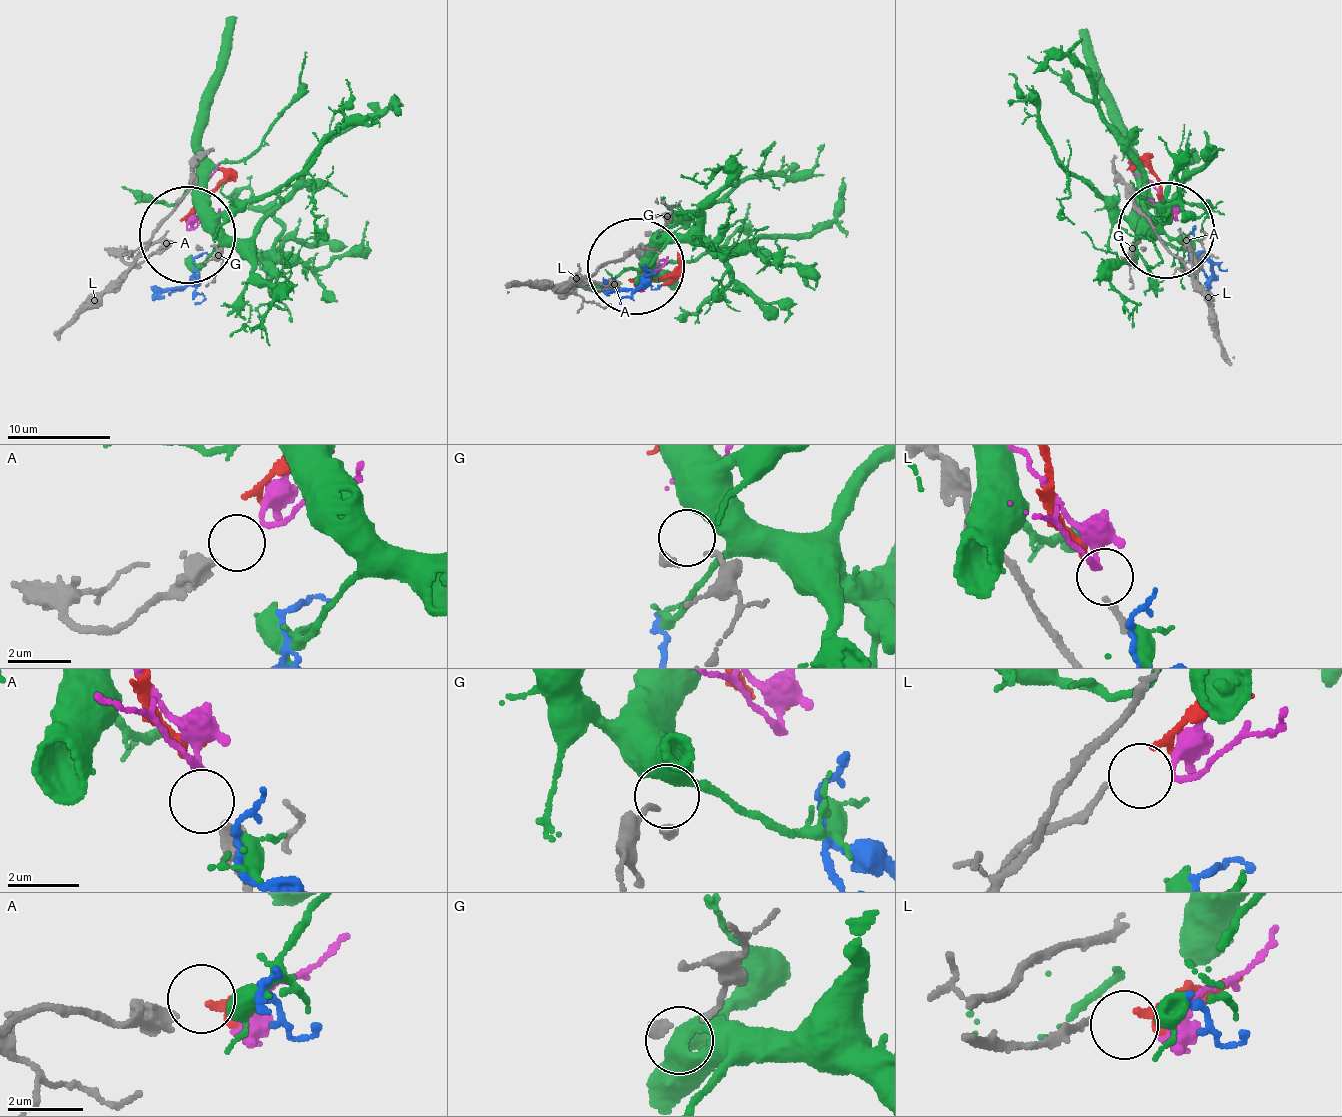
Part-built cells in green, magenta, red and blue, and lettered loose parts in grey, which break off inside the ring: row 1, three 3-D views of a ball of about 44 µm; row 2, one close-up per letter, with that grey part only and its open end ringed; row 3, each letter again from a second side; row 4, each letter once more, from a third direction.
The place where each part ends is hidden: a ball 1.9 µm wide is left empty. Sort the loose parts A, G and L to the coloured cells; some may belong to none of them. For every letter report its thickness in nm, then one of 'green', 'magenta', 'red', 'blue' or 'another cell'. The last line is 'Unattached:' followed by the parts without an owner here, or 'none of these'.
A: 440 nm thick; magenta
G: 280 nm thick; green
L: 140 nm thick; red
Unattached: none of these

